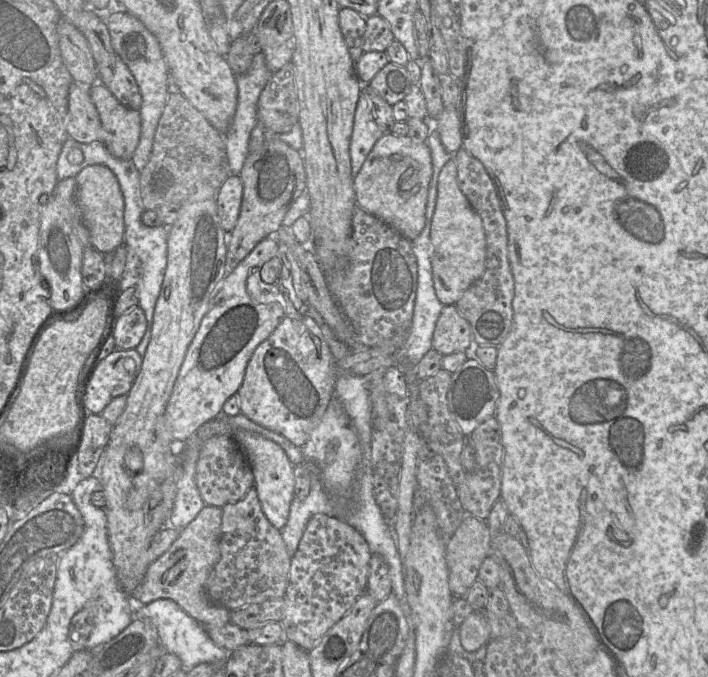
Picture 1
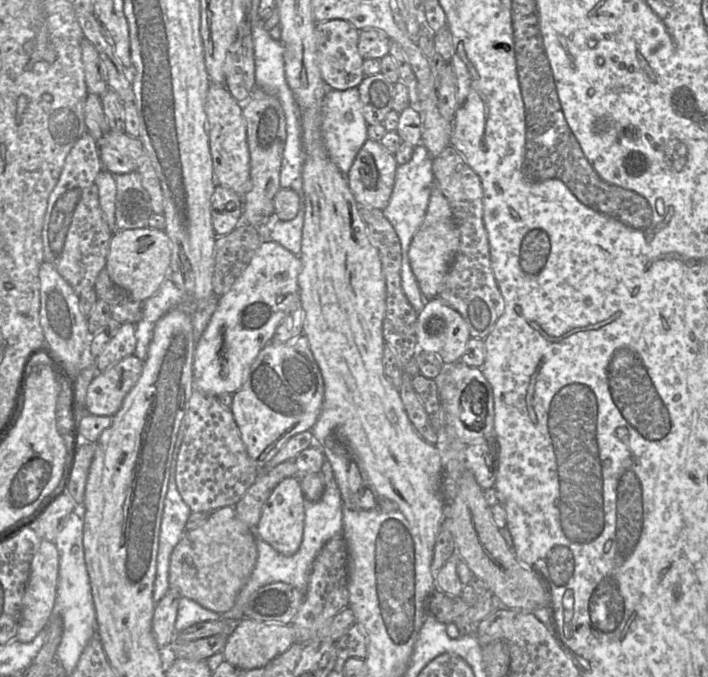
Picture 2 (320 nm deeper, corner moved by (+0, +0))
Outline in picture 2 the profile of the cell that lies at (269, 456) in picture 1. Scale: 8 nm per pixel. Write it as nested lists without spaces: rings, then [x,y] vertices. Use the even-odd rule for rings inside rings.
[[[297,477],[283,479],[275,486],[262,507],[260,520],[255,528],[256,537],[283,555],[293,555],[299,549],[302,541],[305,518],[304,507],[305,498],[299,479]]]

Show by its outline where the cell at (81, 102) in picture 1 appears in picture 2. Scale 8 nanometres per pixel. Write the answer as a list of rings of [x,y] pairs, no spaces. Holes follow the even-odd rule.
[[[109,131],[97,143],[101,163],[111,174],[127,174],[136,171],[145,150],[137,137],[124,131]]]

